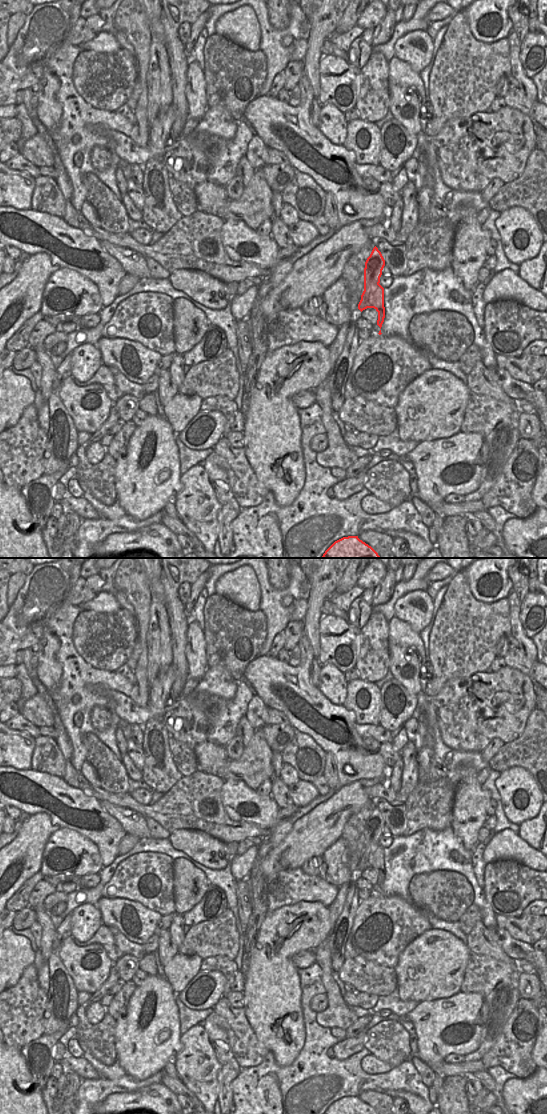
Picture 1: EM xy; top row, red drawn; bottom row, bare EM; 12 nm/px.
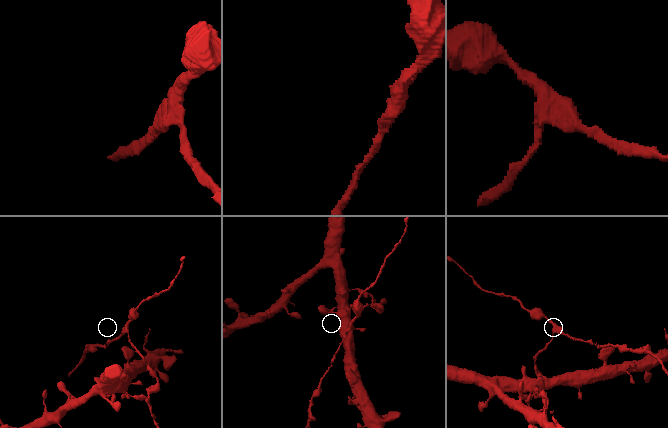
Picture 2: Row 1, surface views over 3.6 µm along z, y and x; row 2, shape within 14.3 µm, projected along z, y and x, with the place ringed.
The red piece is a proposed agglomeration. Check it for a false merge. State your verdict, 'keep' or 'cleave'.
cleave

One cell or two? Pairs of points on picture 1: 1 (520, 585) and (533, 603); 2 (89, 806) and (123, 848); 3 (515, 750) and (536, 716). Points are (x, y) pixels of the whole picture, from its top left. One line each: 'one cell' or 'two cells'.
1: two cells
2: two cells
3: one cell

